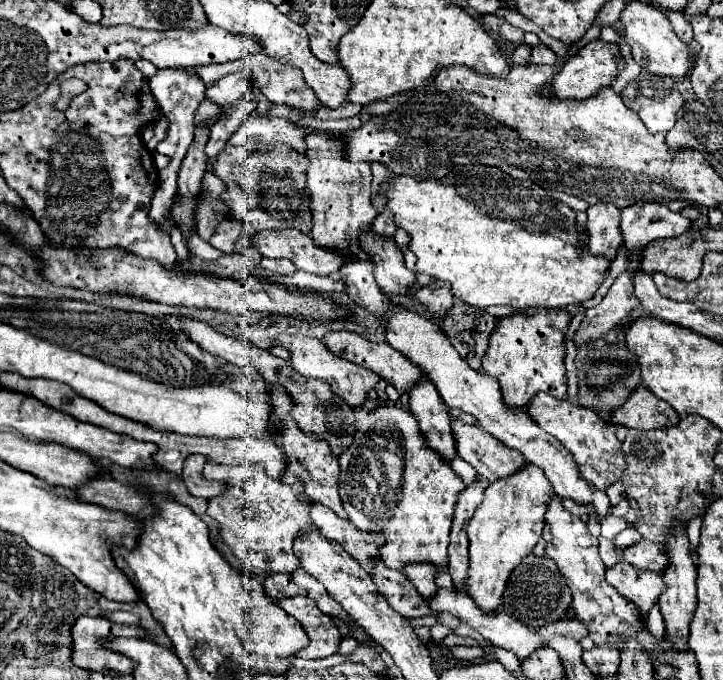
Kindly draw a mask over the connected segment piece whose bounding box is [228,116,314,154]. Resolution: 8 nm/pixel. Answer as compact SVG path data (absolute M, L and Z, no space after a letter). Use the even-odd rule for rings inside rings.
M250 116L228 142L236 142L236 146L242 146L244 142L282 142L296 148L298 154L306 154L306 136L310 136L314 130L296 126L294 122L286 118L256 118Z

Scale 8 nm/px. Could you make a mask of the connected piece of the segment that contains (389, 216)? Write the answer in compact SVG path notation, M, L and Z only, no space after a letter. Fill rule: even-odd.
M384 208L382 212L378 212L378 216L372 222L372 230L378 234L386 234L386 236L394 236L396 224L394 224L394 214L390 208Z

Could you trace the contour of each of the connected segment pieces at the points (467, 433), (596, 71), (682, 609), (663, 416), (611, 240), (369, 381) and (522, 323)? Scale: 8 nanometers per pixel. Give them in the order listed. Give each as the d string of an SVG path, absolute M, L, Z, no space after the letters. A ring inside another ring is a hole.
M452 418L452 430L456 434L458 456L474 466L478 474L490 484L498 478L506 478L522 470L528 464L518 450L504 446L480 426L472 426Z
M592 40L584 48L578 48L568 60L564 60L562 68L554 74L550 82L550 92L558 100L580 100L588 98L600 86L610 86L618 78L618 66L614 62L614 56L618 54L618 44L610 44L604 40Z
M686 532L680 534L680 538L672 538L672 542L666 542L664 546L668 546L668 554L672 554L672 566L664 572L664 582L668 582L668 590L660 596L658 606L664 616L666 638L672 642L676 652L684 652L688 650L688 624L696 610L696 566L690 558L690 544Z
M642 384L630 394L624 406L614 412L612 424L622 424L626 428L638 430L666 428L674 426L674 410Z
M594 204L588 208L588 250L592 254L604 254L614 260L616 250L622 244L620 230L620 210L614 204Z
M280 334L278 340L280 340L280 344L282 344L284 348L290 350L290 354L292 354L290 362L292 362L292 366L294 366L302 376L324 380L324 382L330 386L330 390L332 390L336 396L344 398L346 404L352 406L352 408L362 408L364 402L368 400L368 392L370 392L370 390L378 384L378 380L380 380L380 378L376 378L376 374L372 374L370 370L364 370L362 366L352 364L352 362L344 362L344 358L336 358L336 354L332 354L332 352L324 346L324 342L320 342L320 340L316 340L316 338L308 338L308 336L302 336L302 334L294 334L294 336L292 336L292 334Z
M526 310L530 316L500 318L496 332L490 336L490 346L482 358L482 372L494 378L502 390L502 402L512 408L526 408L538 392L552 394L564 400L568 390L564 368L564 336L570 314L564 310Z

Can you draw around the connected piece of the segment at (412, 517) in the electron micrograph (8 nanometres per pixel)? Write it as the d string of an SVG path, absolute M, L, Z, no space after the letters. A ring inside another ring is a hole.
M380 406L376 410L354 410L356 414L356 432L350 450L340 454L340 496L344 510L348 510L350 520L362 532L380 532L386 538L386 544L380 548L382 562L392 570L402 570L406 564L428 562L434 564L436 570L448 568L448 544L450 544L450 526L454 516L454 506L458 502L458 494L464 490L464 482L454 474L450 464L440 462L434 450L424 446L424 438L420 438L416 420L404 408L396 406Z

